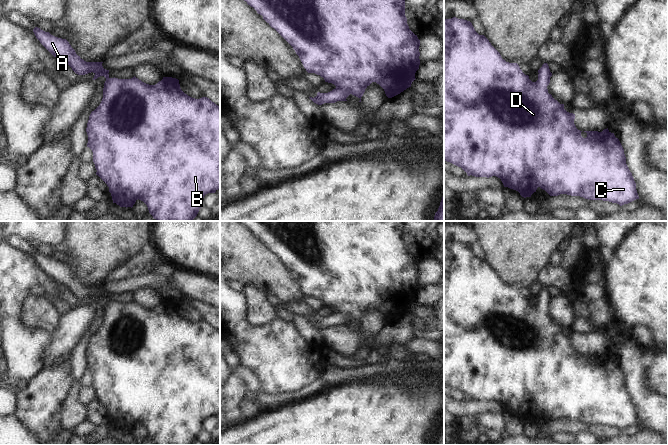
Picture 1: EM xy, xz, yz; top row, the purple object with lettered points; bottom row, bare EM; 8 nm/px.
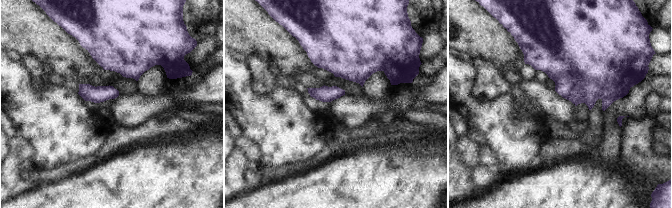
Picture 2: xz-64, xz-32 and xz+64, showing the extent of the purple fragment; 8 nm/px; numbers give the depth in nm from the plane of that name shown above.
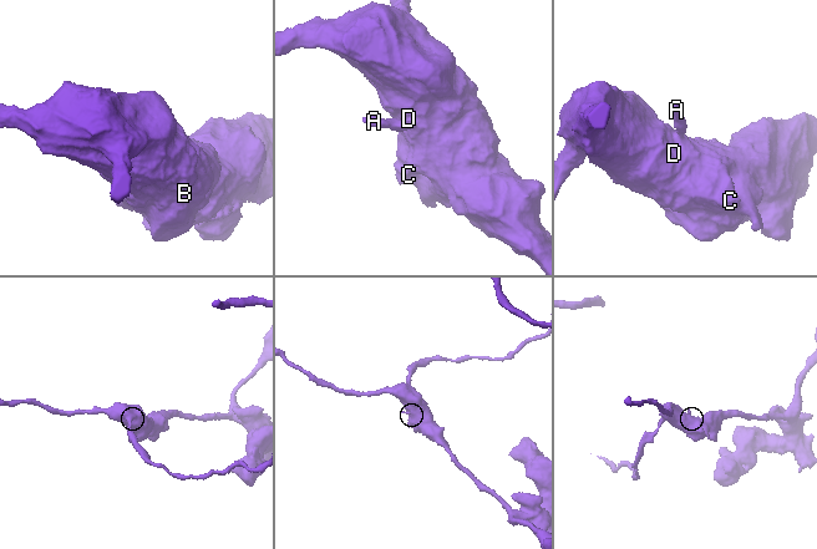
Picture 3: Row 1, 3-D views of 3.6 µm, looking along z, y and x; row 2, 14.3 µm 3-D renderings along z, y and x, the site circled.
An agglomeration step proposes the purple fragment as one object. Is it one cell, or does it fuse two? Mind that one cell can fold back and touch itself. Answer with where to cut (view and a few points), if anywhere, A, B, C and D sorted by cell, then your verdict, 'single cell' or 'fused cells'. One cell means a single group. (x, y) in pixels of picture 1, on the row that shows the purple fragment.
cut none; groups A B C D; single cell

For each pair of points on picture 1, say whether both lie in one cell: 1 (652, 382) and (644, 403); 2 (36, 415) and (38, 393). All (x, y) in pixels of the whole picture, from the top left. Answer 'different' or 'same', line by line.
1: different
2: same

